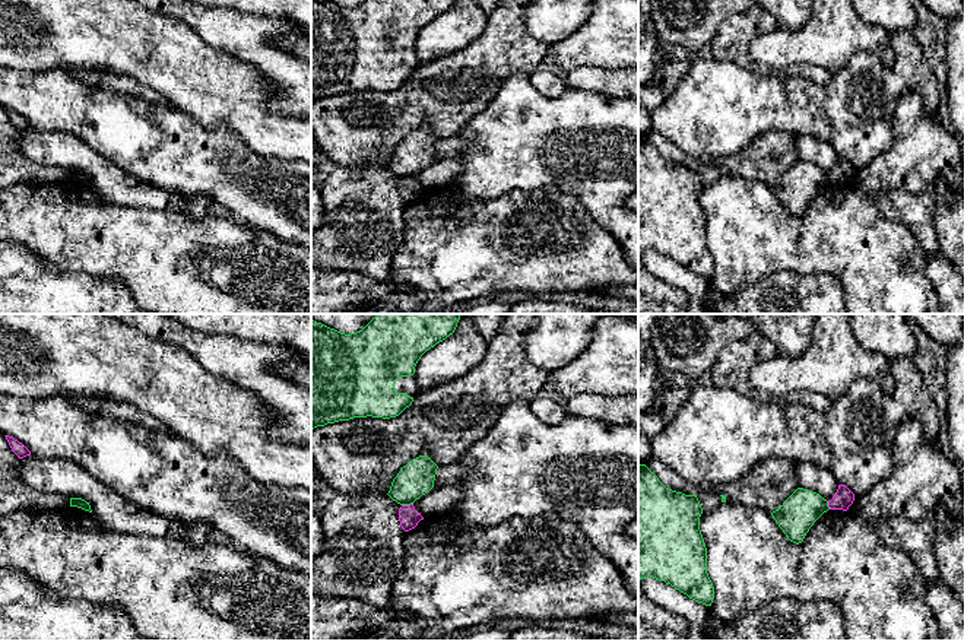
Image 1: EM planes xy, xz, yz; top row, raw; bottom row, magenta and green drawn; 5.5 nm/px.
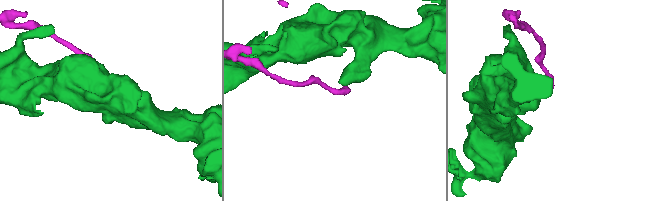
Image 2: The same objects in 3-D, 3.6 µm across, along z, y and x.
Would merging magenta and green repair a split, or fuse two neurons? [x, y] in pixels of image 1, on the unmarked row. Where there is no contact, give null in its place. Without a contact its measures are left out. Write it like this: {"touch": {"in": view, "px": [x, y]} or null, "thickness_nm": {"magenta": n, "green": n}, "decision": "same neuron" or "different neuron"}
{"touch": {"in": "xz", "px": [406, 178]}, "thickness_nm": {"magenta": 110, "green": 190}, "decision": "different neuron"}

